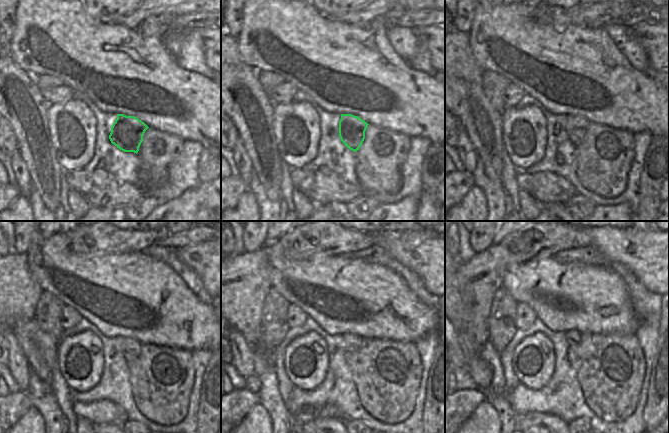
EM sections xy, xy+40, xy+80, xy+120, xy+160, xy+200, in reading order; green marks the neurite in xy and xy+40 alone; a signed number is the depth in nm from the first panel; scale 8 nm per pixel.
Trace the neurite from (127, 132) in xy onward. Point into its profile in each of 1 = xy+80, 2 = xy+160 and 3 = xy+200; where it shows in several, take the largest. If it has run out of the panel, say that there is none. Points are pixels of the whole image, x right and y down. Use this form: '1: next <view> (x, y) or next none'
1: next xy+80 (576, 127)
2: next xy+160 (352, 342)
3: next xy+200 (573, 336)

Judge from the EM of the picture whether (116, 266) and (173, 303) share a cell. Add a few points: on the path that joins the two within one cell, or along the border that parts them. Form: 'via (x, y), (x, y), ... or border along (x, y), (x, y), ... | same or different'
via (133, 283), (138, 288), (166, 288) | same

